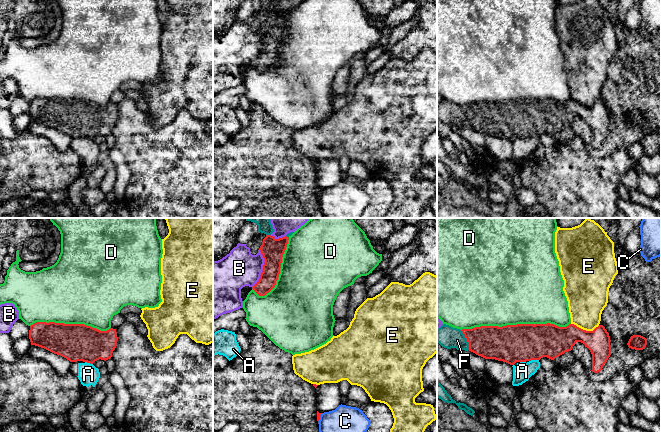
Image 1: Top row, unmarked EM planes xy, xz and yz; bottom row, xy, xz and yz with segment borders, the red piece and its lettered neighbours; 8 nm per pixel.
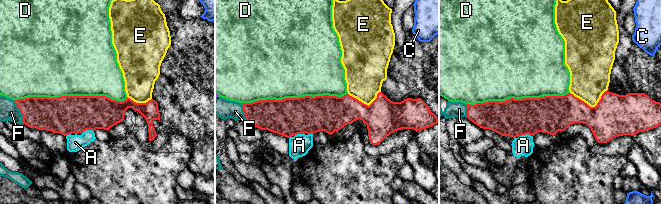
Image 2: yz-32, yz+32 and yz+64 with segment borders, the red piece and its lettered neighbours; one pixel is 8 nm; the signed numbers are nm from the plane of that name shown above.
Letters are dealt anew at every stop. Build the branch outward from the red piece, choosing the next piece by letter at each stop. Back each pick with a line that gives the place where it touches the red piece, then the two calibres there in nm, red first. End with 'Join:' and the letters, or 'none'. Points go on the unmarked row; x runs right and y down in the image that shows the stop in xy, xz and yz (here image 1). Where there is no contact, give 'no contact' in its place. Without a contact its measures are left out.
F: contact yz (466, 115); calibres 280 and 180 nm
Join: F

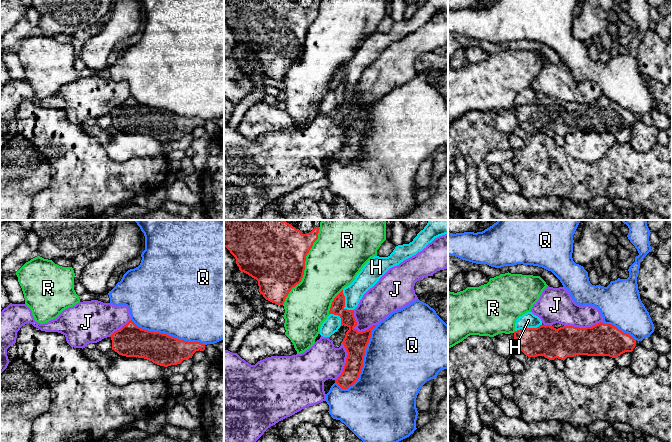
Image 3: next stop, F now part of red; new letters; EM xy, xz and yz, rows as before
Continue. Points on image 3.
Join: none

